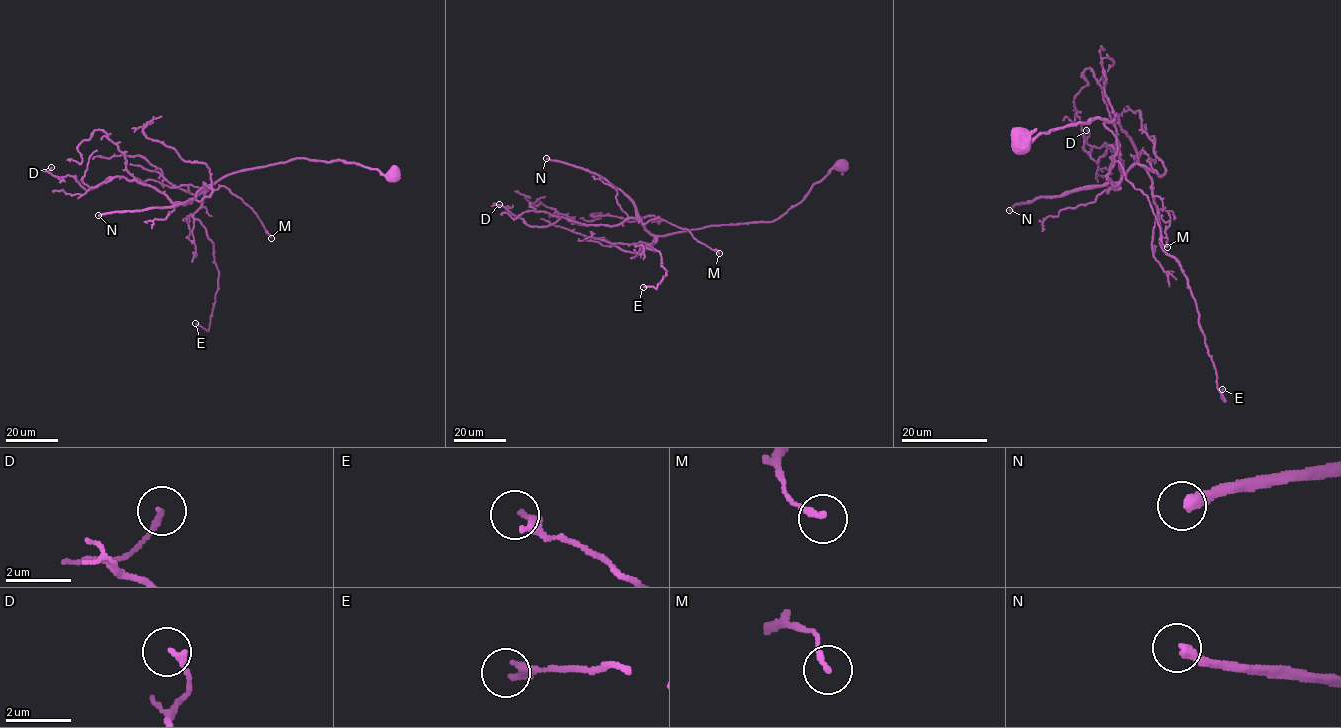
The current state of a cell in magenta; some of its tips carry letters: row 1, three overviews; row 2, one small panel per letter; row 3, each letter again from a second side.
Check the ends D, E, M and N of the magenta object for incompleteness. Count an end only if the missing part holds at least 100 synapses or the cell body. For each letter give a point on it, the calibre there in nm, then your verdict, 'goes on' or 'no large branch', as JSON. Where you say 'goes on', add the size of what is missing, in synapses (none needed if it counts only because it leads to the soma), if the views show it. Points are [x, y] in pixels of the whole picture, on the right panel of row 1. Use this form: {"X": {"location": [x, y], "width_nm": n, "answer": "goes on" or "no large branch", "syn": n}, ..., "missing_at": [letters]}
{"D": {"location": [1086, 130], "width_nm": 190, "answer": "no large branch"}, "E": {"location": [1222, 389], "width_nm": 280, "answer": "no large branch"}, "M": {"location": [1167, 247], "width_nm": 170, "answer": "no large branch"}, "N": {"location": [1009, 210], "width_nm": 320, "answer": "goes on", "syn": 400}, "missing_at": ["N"]}

